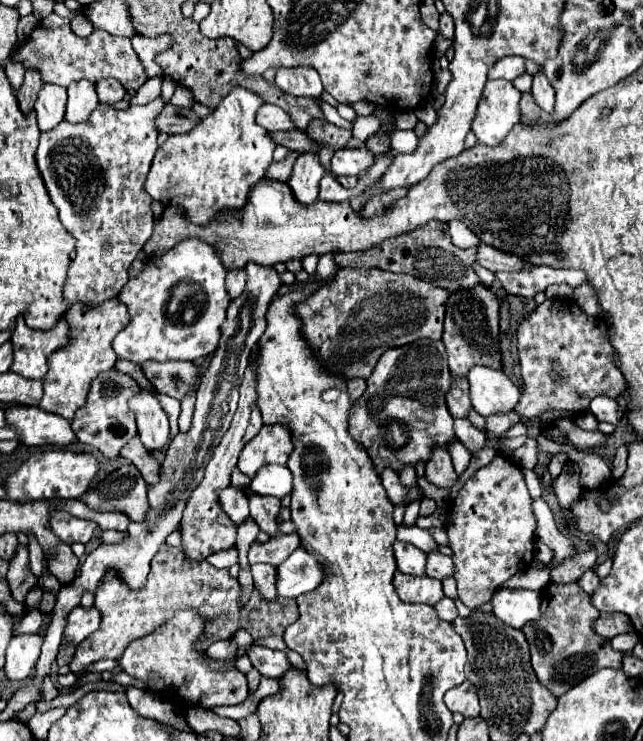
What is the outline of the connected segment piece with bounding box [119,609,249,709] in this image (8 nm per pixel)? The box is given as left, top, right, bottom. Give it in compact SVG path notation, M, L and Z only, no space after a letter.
M195 609L177 611L167 623L163 623L157 631L135 639L119 659L119 669L141 681L149 691L151 675L157 675L165 683L165 693L175 699L185 701L187 705L199 705L203 709L213 709L219 705L235 705L247 699L247 679L235 667L227 669L211 669L207 665L207 655L197 649L203 637L203 617Z

